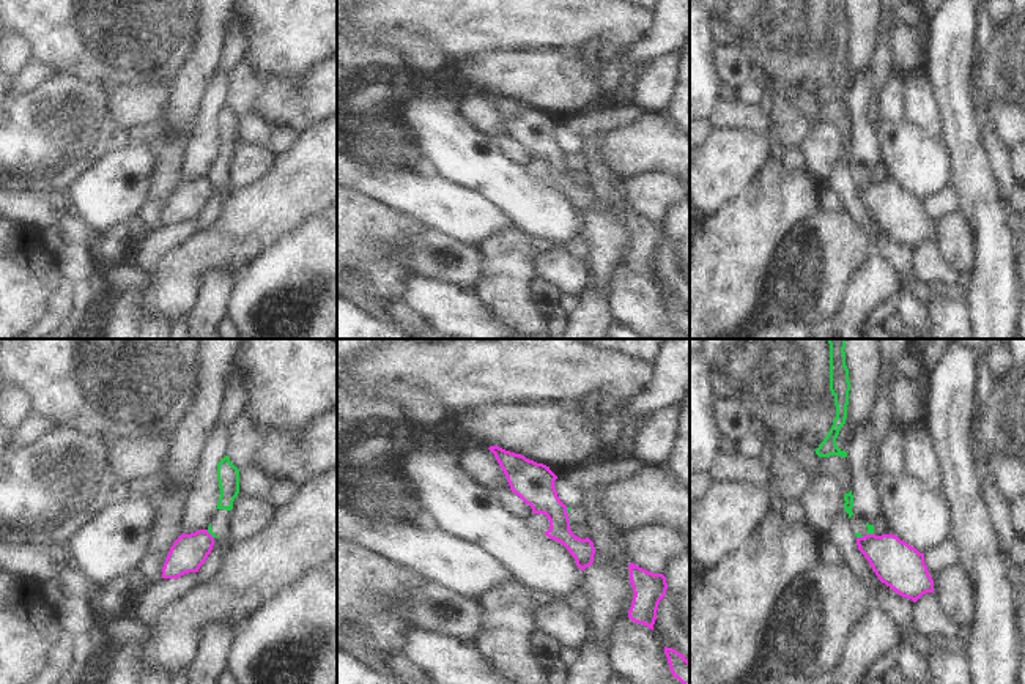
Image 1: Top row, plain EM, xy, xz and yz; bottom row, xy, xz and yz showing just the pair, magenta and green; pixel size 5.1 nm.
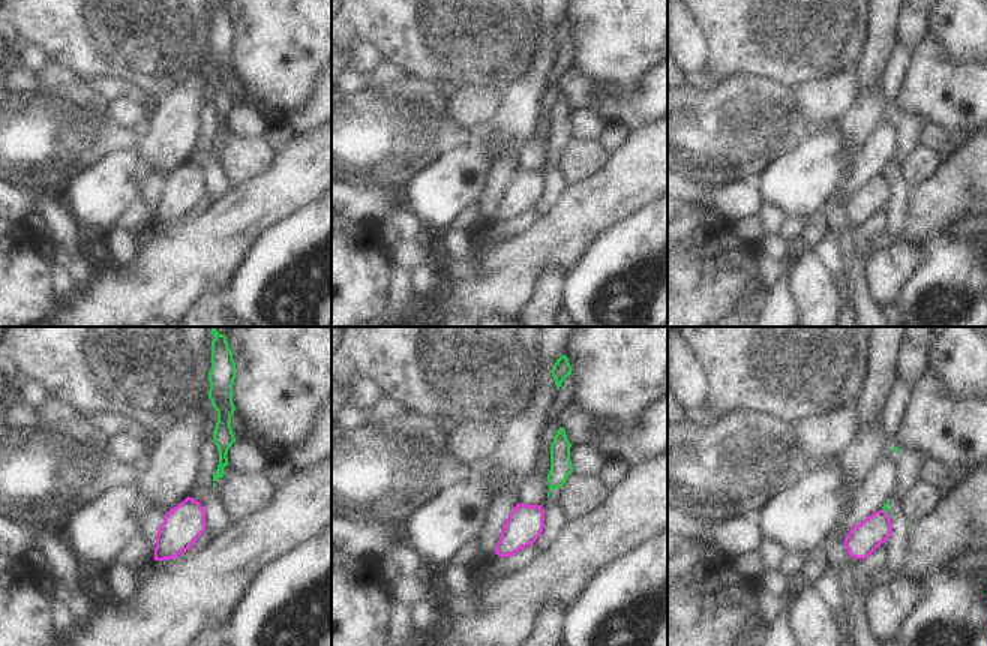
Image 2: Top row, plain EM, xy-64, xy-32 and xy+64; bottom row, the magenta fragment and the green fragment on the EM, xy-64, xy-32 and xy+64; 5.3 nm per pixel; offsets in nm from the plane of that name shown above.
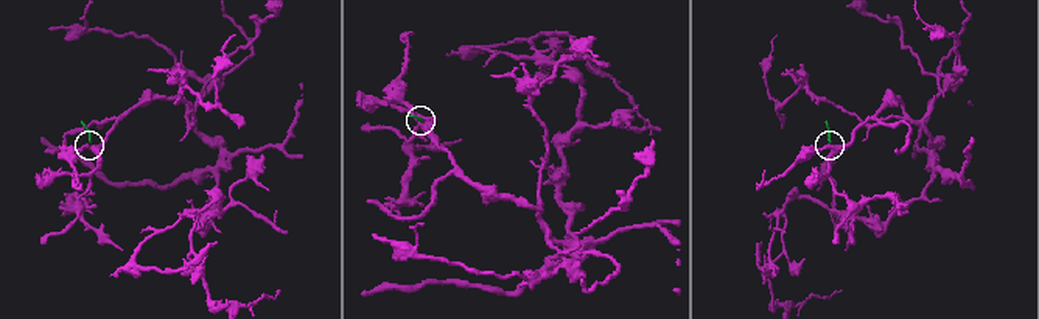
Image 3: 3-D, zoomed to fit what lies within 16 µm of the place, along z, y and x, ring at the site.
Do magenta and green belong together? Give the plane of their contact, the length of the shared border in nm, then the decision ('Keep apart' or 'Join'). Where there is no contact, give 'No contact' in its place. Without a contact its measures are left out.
Touches magenta in xy. Shared border 60 nm. Keep apart

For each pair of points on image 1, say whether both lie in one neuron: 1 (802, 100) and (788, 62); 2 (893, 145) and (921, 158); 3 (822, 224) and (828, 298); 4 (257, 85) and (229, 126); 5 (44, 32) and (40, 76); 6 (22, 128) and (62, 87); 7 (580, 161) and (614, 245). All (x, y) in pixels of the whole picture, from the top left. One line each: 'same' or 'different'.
1: different
2: same
3: same
4: different
5: different
6: same
7: different

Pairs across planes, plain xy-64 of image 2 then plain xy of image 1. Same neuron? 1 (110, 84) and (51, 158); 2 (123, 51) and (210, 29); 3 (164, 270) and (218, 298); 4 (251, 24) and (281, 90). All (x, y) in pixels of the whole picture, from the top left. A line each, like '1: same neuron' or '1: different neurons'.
1: different neurons
2: different neurons
3: different neurons
4: different neurons

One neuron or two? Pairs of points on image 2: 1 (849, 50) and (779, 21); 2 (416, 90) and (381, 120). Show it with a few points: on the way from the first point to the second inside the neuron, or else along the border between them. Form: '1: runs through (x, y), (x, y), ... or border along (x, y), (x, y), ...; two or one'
1: runs through (831, 36), (797, 32); one
2: runs through (407, 98), (390, 114); one

